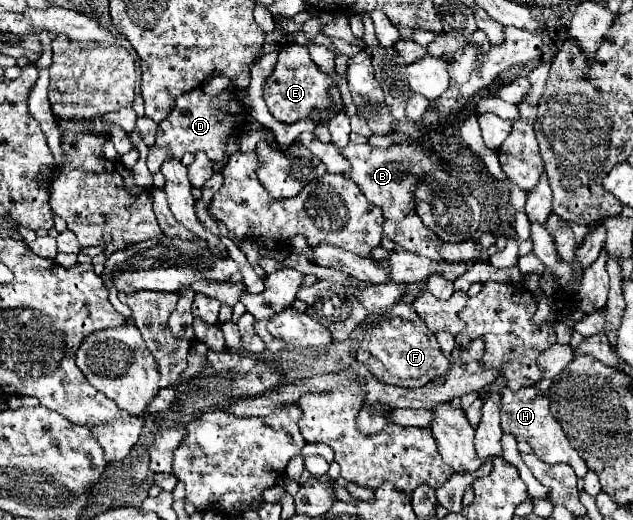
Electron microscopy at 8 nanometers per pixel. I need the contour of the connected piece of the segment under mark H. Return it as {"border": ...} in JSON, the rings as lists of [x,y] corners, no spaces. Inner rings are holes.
{"border":[[[505,387],[503,395],[501,395],[499,411],[501,411],[503,433],[513,435],[517,441],[527,441],[541,461],[545,461],[549,465],[567,463],[575,469],[579,479],[583,479],[587,475],[587,465],[583,463],[579,453],[571,447],[567,435],[563,433],[563,429],[559,427],[559,423],[555,421],[555,417],[549,411],[549,399],[545,395],[541,395],[535,387],[525,387],[525,389],[519,389],[515,393]]]}

